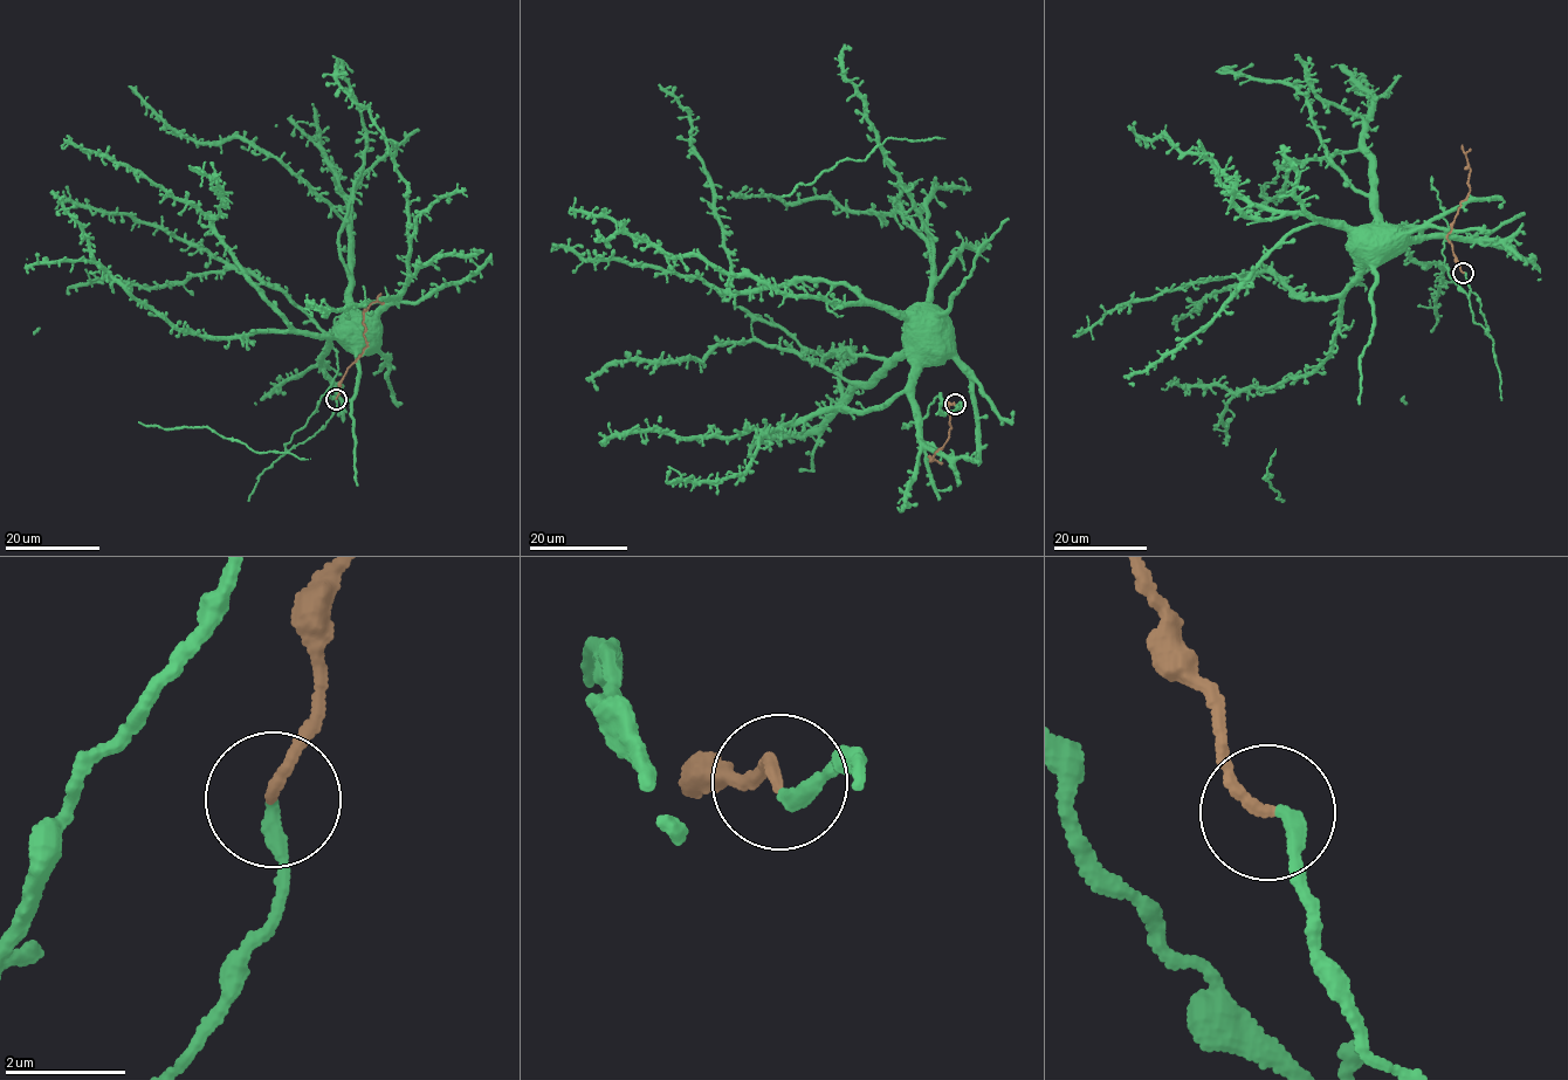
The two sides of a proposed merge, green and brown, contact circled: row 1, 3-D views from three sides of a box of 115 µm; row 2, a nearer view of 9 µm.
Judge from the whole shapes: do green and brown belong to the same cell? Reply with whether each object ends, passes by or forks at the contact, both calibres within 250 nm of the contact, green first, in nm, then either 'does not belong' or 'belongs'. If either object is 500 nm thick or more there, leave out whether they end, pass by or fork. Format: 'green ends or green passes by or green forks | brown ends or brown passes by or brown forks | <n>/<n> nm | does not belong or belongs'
green ends | brown ends | 240/190 nm | belongs

